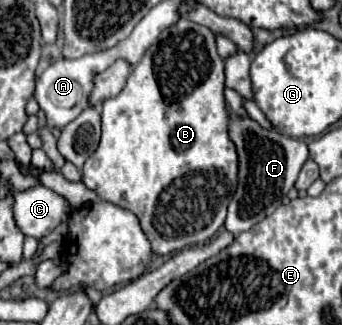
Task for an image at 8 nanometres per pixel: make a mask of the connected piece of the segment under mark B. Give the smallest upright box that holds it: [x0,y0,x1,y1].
[83,17,237,255]

